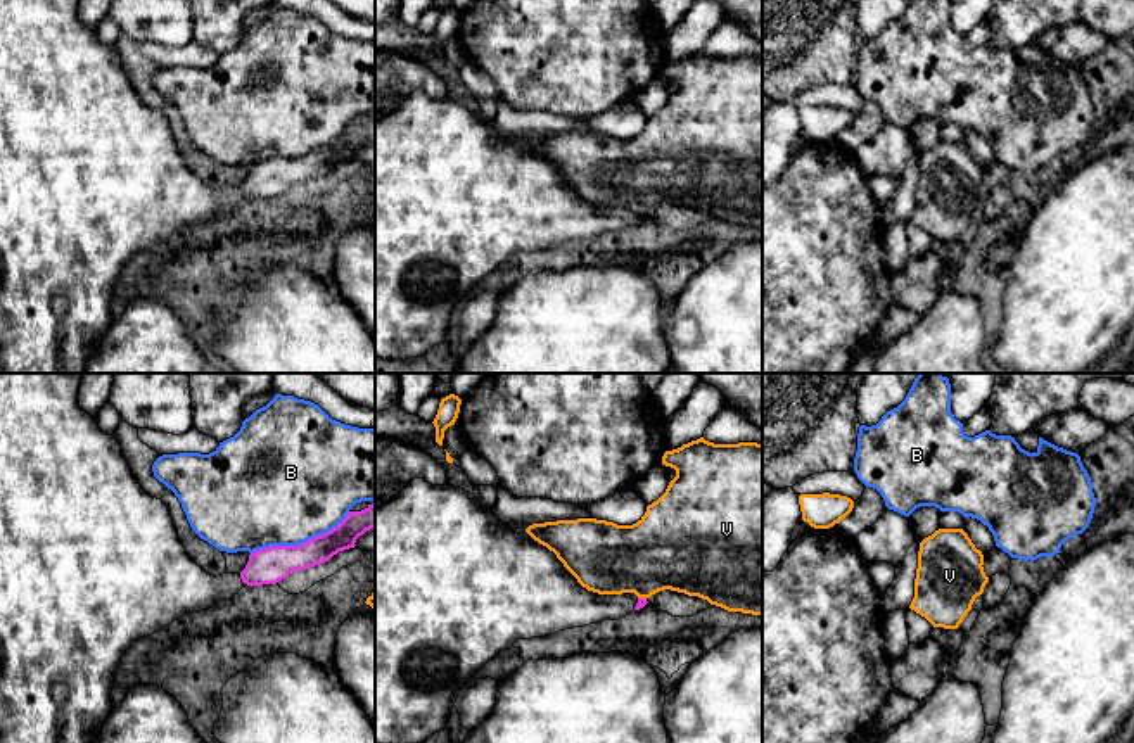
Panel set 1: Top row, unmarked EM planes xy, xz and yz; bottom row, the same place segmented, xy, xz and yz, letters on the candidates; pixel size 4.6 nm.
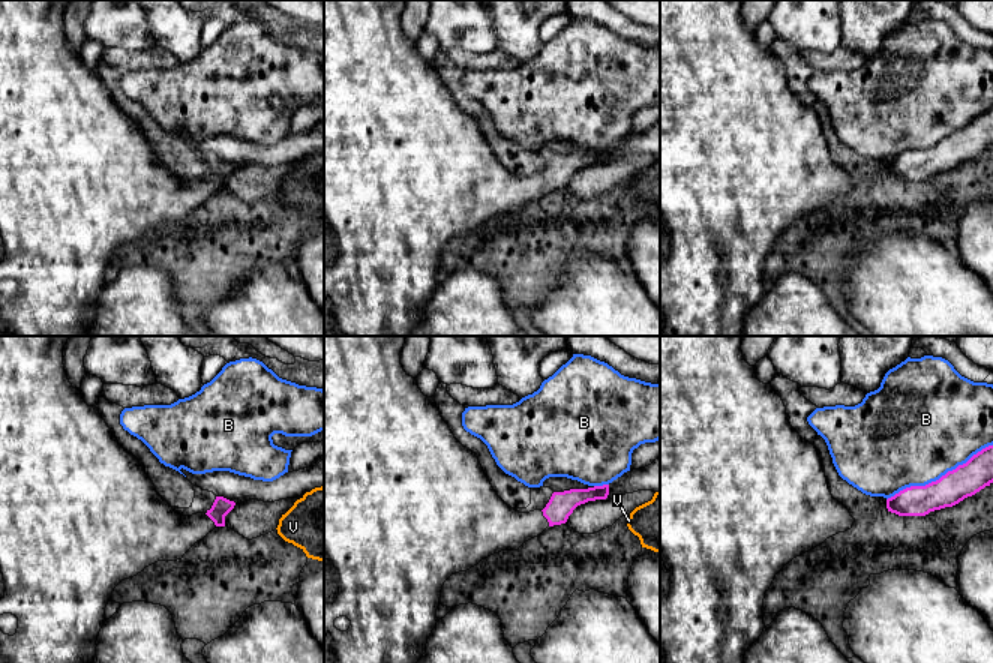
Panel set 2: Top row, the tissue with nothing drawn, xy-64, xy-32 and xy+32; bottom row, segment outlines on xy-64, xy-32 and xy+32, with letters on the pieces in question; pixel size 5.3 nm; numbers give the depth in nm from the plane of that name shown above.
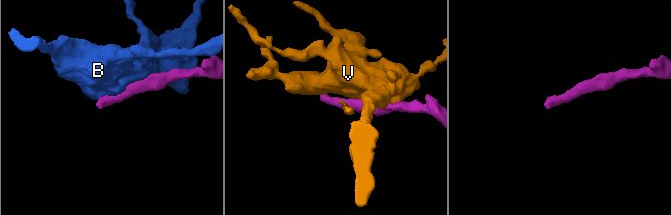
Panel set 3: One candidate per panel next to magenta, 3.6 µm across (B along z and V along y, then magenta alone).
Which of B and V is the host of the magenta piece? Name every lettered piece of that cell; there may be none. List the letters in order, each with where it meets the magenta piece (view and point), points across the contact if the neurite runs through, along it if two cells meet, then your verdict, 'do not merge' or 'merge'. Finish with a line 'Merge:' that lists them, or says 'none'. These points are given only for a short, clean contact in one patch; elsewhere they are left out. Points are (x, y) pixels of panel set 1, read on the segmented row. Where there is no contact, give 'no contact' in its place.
B: xy (299, 545) | do not merge
V: xz (642, 598) | do not merge
Merge: none

